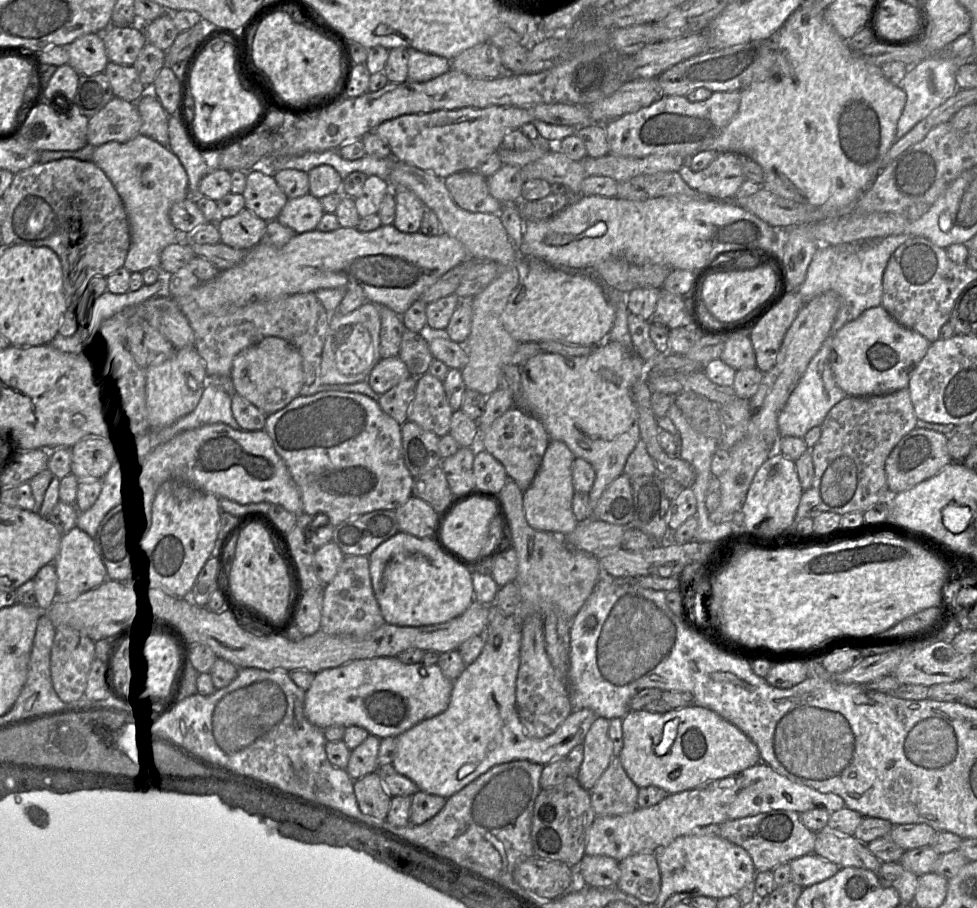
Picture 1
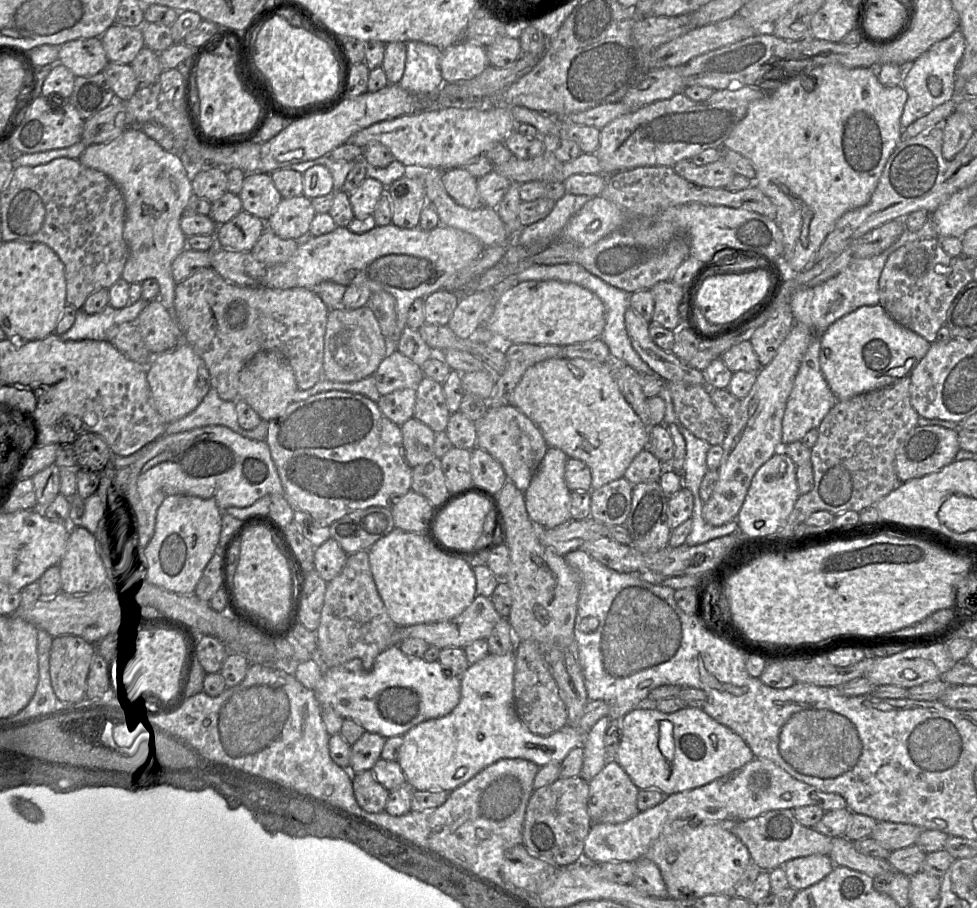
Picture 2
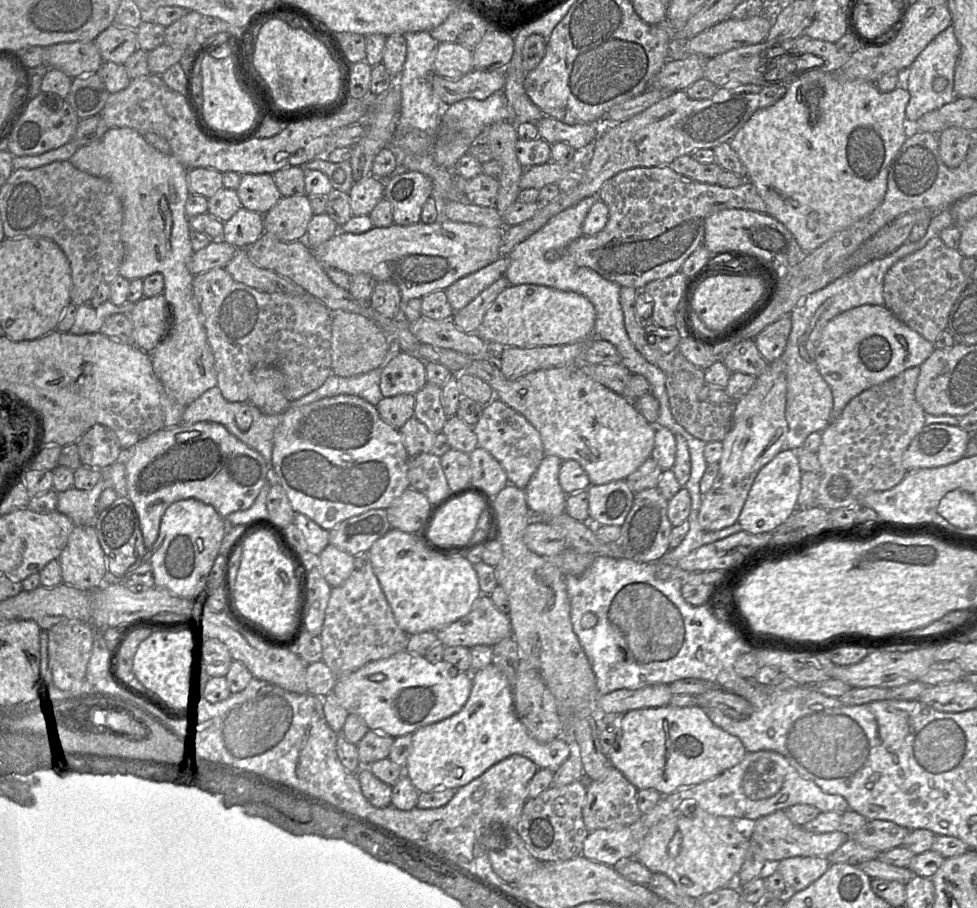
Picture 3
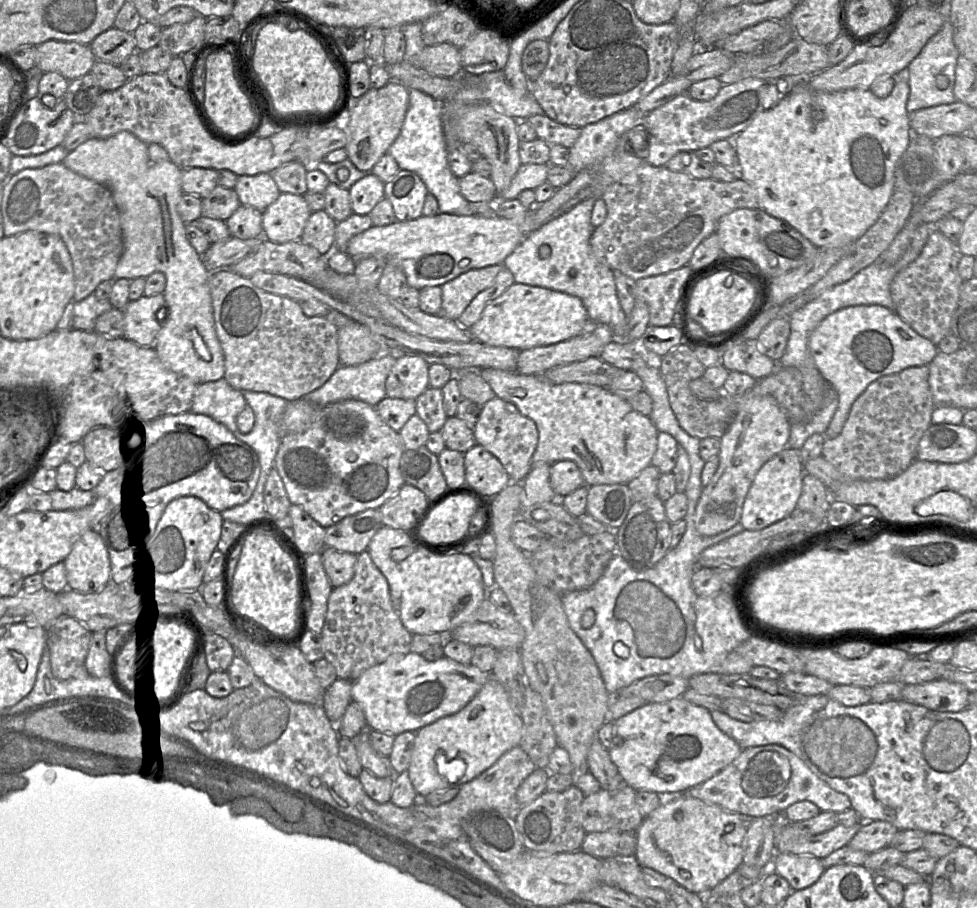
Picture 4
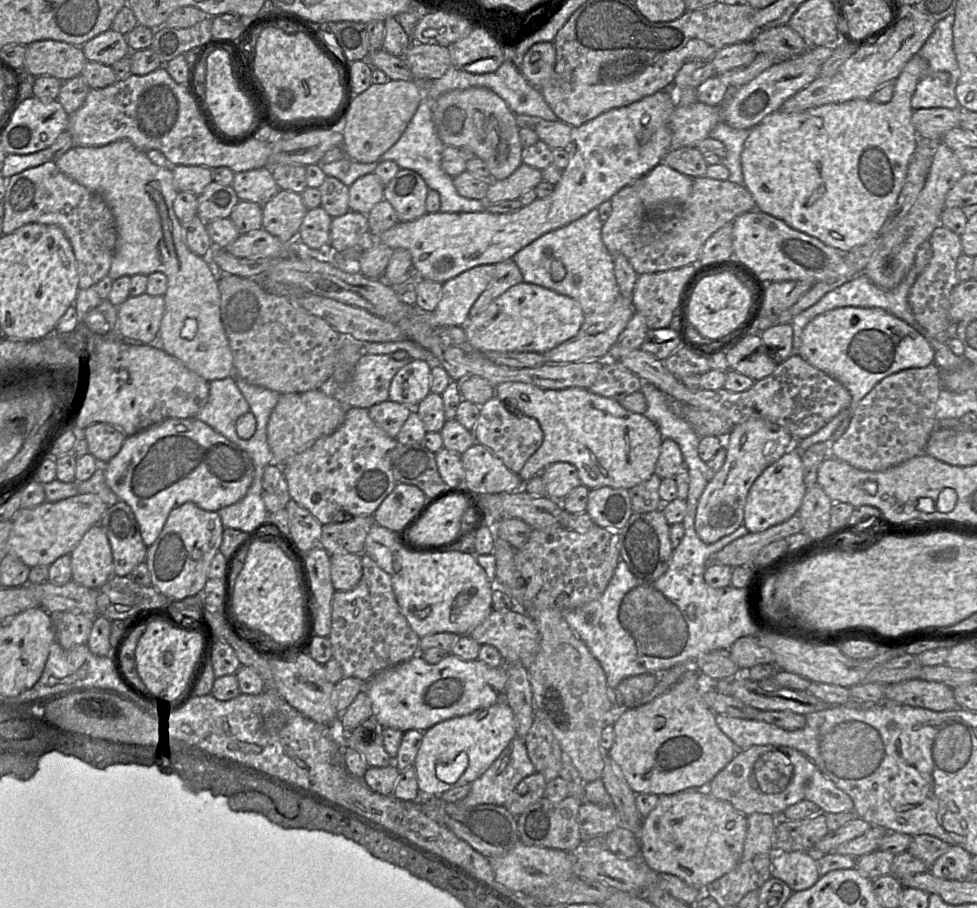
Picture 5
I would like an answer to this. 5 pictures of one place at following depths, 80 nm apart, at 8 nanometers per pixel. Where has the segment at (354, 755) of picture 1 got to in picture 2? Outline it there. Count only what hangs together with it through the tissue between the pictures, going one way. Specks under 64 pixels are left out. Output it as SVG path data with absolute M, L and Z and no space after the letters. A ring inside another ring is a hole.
M372 732L365 733L351 745L350 764L347 767L352 775L371 770L381 756L387 738Z

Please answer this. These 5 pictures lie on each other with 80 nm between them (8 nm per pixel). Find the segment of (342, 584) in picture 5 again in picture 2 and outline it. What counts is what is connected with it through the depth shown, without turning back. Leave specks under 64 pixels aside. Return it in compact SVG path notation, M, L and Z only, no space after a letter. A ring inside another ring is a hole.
M330 537L314 549L314 570L328 583L341 572L347 557L338 542Z

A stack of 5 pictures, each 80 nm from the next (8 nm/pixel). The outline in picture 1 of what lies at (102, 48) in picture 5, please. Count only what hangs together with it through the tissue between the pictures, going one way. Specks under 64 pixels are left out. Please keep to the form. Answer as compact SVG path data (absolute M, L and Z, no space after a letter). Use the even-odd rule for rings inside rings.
M110 23L110 26L102 33L93 34L102 34L109 62L123 66L133 66L140 51L147 44L147 38L143 30L144 25L145 24L133 24L131 26L118 27Z

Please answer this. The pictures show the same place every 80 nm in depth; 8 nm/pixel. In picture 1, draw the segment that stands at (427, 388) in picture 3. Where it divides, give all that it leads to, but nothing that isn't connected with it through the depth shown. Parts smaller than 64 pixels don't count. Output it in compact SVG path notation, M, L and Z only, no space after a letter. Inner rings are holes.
M428 372L416 379L416 393L408 409L408 421L441 437L450 432L453 412L443 381Z

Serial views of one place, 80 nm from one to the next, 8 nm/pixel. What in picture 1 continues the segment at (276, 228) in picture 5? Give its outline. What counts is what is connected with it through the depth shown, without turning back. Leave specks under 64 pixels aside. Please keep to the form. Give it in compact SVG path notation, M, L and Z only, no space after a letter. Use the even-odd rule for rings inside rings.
M309 193L288 199L277 221L294 231L295 234L315 230L324 215L320 199Z

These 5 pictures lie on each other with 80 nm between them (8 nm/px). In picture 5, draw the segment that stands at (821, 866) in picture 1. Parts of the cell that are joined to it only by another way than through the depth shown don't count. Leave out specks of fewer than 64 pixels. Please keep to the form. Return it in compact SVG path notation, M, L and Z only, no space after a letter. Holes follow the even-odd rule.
M774 852L771 875L785 882L792 892L811 888L820 878L812 852Z

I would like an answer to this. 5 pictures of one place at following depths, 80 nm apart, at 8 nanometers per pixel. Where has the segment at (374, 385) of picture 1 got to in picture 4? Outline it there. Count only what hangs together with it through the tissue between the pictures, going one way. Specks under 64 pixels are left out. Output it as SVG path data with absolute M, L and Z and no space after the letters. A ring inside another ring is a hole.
M406 351L392 366L385 382L385 393L389 398L416 400L429 386L429 364Z

